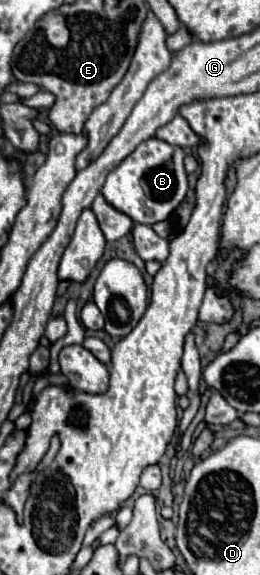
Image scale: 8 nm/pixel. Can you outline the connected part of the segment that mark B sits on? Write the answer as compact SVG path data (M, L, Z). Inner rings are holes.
M150 138L144 140L130 156L126 156L108 176L102 188L104 198L128 214L138 224L154 224L172 216L172 212L180 206L188 190L188 176L184 172L184 150L180 146L172 146L164 140Z

